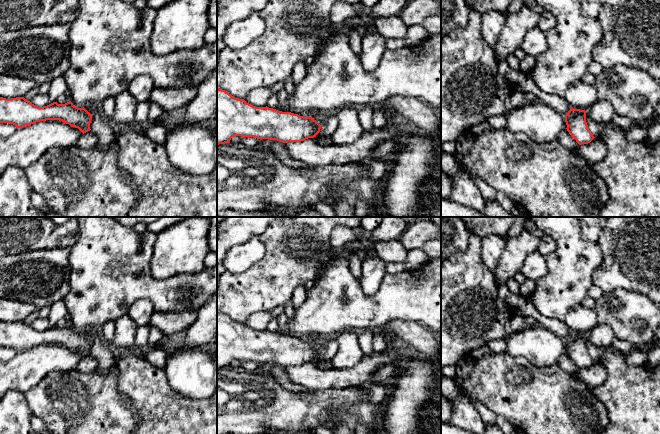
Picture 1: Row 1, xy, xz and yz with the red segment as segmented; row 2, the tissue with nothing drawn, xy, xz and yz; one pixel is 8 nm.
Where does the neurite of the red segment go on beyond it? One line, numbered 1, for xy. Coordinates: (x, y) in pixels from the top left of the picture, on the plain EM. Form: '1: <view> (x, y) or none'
1: none

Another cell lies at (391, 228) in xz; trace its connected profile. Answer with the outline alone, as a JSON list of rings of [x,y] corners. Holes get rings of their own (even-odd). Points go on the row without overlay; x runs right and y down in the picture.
[[[383,217],[367,243],[373,246],[378,242],[399,241],[409,225],[403,217]]]

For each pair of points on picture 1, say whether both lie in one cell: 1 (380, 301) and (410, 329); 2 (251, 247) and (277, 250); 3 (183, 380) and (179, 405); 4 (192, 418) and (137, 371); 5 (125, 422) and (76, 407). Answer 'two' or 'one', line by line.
1: two
2: two
3: two
4: one
5: one

